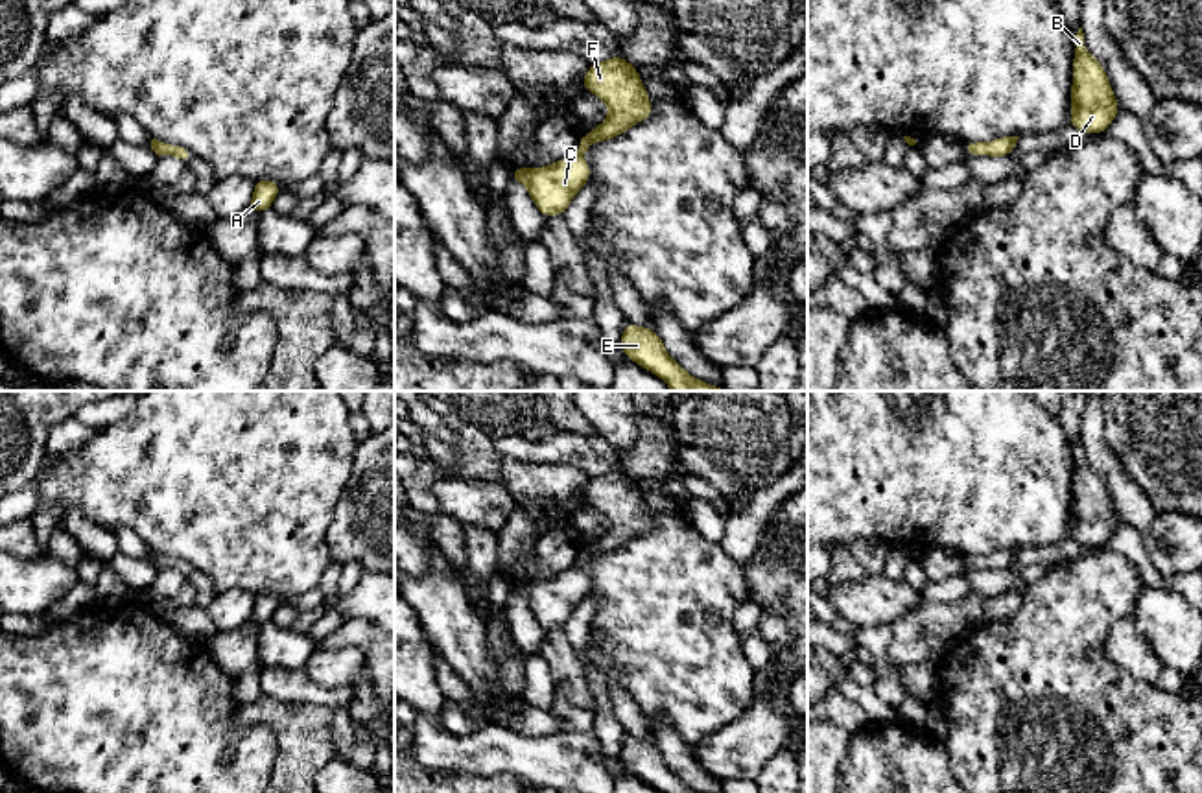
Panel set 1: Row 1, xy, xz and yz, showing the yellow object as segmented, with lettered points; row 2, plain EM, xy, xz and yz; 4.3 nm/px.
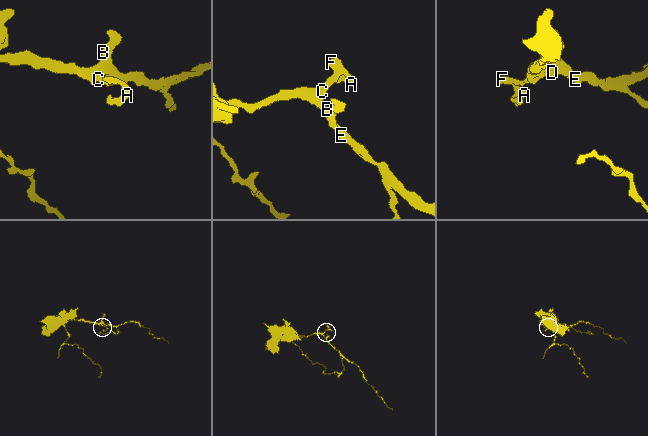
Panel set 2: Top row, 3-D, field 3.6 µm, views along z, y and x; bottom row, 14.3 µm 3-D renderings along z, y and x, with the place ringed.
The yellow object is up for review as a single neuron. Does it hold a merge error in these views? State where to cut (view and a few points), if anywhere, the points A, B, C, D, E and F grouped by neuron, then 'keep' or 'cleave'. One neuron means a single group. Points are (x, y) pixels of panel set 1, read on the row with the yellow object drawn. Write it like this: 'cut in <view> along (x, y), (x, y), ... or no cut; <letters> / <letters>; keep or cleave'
no cut; A B C D E F; keep

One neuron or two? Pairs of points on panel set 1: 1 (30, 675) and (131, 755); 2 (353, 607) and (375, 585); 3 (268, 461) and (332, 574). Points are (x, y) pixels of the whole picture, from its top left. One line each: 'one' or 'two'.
1: one
2: one
3: two

